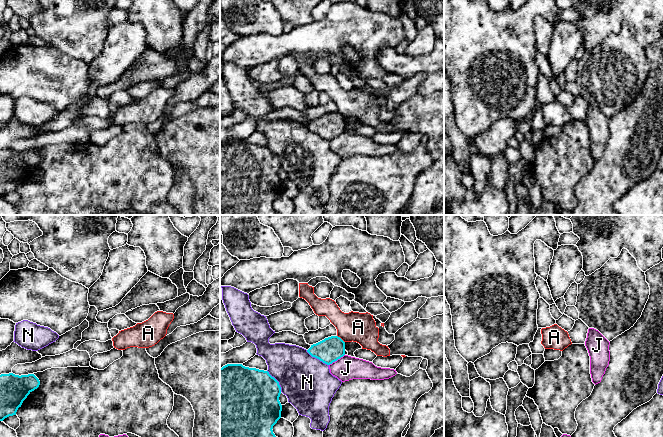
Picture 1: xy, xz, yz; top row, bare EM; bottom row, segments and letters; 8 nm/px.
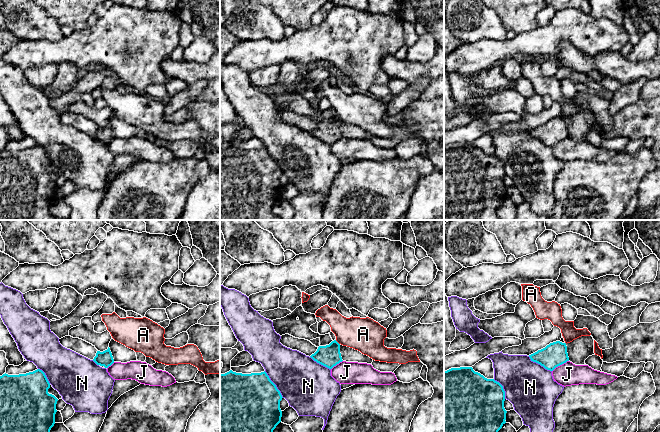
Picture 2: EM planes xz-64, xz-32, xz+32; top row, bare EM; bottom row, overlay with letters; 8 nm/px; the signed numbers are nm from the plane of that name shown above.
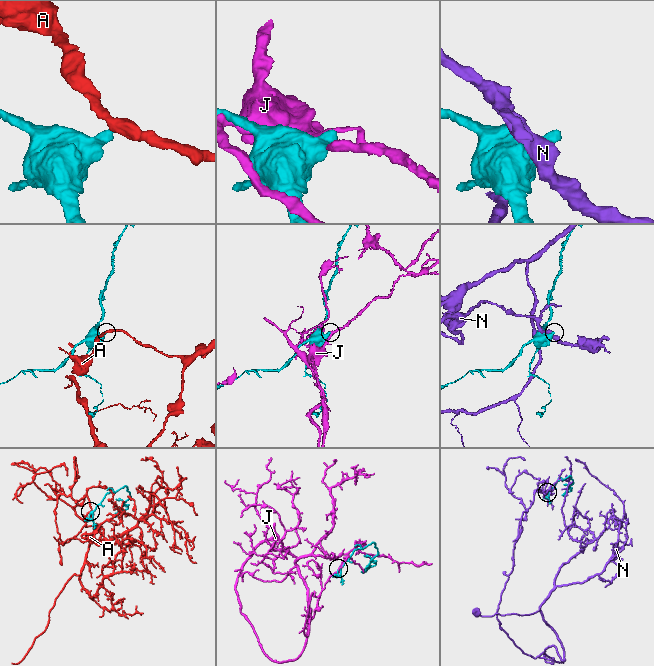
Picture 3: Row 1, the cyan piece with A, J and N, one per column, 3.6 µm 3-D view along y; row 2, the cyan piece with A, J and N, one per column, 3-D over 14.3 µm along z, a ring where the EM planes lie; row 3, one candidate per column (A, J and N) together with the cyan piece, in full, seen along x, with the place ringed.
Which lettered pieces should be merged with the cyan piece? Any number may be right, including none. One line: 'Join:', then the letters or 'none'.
Join: none

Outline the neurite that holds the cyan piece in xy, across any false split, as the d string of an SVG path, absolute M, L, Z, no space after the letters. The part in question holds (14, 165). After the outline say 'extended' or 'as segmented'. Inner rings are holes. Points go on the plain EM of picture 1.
M13 149L0 151L0 197L16 191L19 183L27 172L40 161L34 150L15 151Z; as segmented

